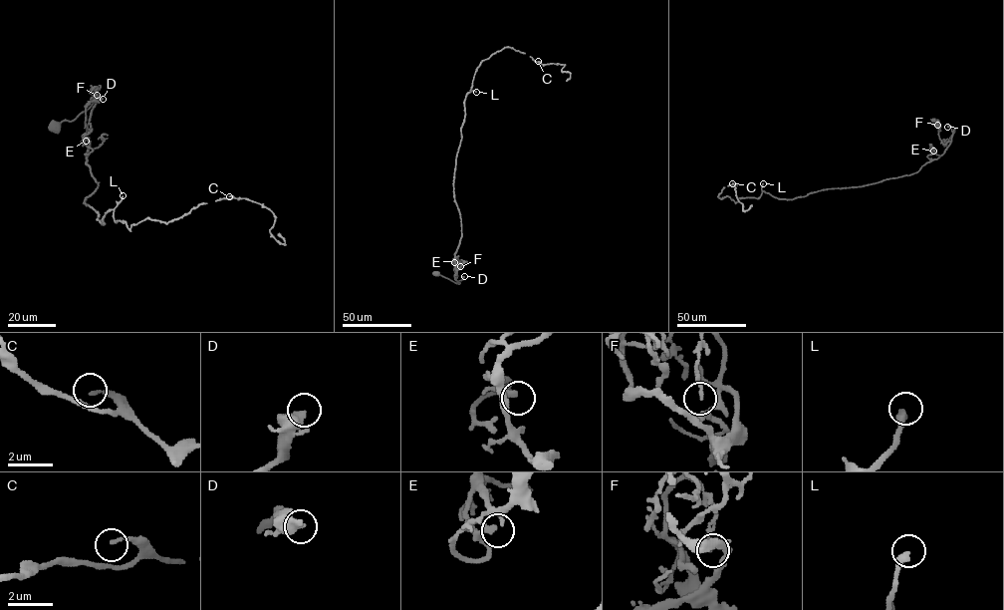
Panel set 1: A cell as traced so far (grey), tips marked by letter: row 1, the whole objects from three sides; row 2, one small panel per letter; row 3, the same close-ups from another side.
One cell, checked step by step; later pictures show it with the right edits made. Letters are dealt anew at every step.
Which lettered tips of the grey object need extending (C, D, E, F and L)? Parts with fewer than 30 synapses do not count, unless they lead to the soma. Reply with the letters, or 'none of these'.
D, L

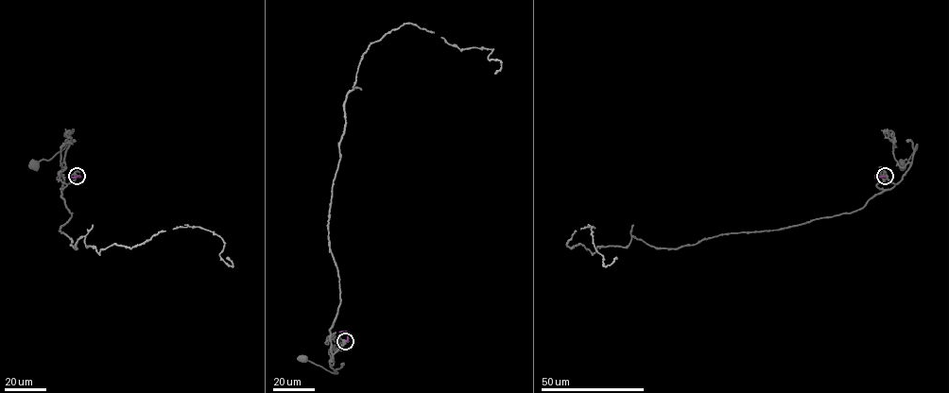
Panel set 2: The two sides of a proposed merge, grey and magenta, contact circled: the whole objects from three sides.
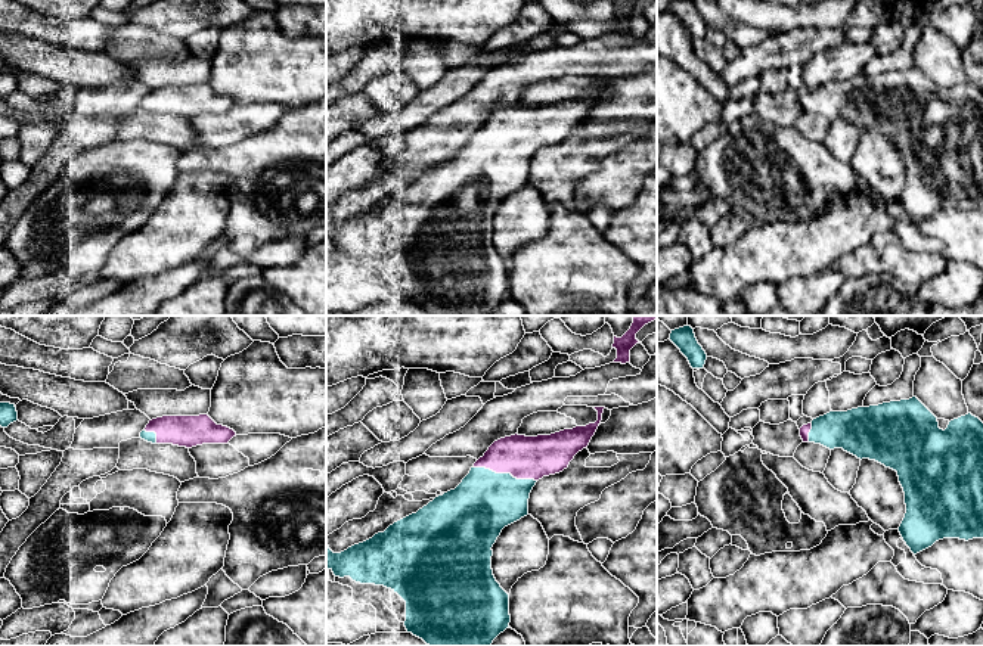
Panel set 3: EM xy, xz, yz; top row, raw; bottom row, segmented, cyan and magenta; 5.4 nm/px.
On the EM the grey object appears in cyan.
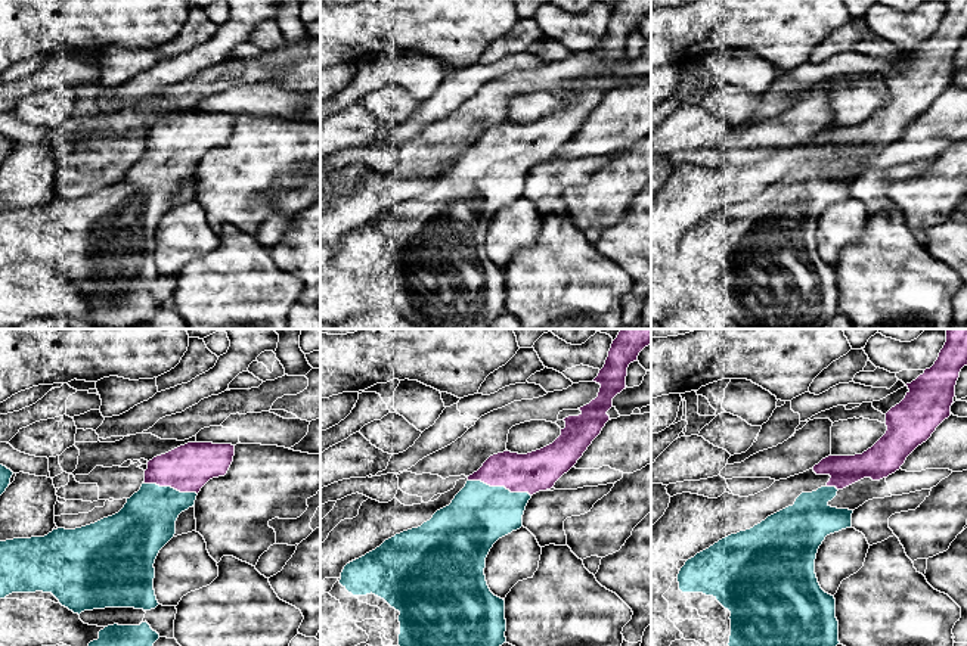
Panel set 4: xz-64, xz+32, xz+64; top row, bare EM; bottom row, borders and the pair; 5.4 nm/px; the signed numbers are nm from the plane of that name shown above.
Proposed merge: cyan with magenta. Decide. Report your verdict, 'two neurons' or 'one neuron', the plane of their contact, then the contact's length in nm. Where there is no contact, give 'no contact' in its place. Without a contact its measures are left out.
one neuron | xz | 360 nm

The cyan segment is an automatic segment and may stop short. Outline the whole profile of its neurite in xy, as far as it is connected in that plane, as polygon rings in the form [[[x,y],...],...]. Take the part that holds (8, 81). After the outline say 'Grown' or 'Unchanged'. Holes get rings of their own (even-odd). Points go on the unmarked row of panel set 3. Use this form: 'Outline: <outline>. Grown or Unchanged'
Outline: [[[0,72],[0,96],[7,97],[10,93],[18,90],[18,81],[15,74]]]. Unchanged

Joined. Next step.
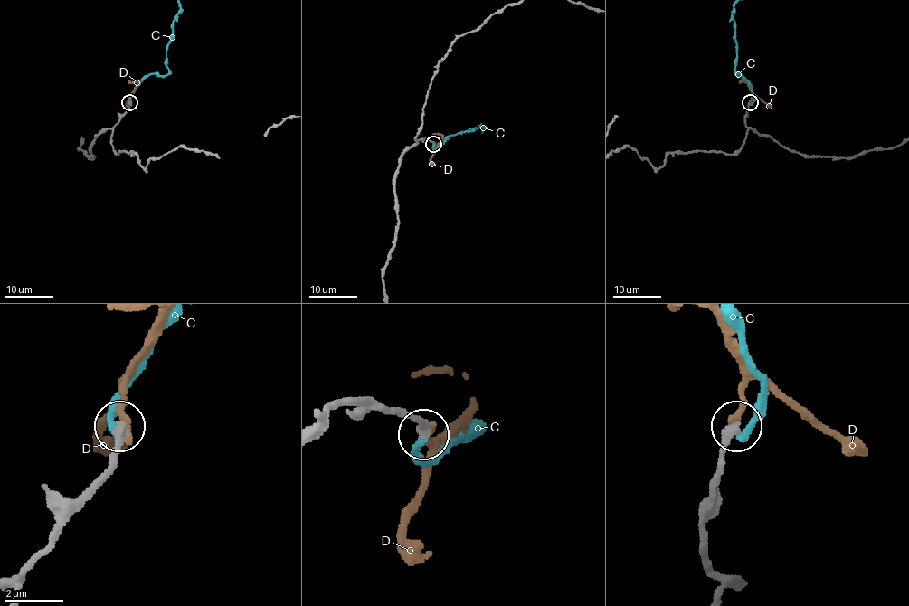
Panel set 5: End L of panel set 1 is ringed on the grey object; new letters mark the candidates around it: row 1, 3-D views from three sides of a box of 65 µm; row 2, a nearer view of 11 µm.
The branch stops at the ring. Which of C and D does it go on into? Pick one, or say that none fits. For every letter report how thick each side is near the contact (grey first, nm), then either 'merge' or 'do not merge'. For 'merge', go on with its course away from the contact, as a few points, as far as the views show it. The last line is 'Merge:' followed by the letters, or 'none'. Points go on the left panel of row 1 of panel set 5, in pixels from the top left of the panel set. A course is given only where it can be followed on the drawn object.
C: calibres 320 and 240 nm; do not merge
D: calibres 320 and 280 nm; do not merge
Merge: none

